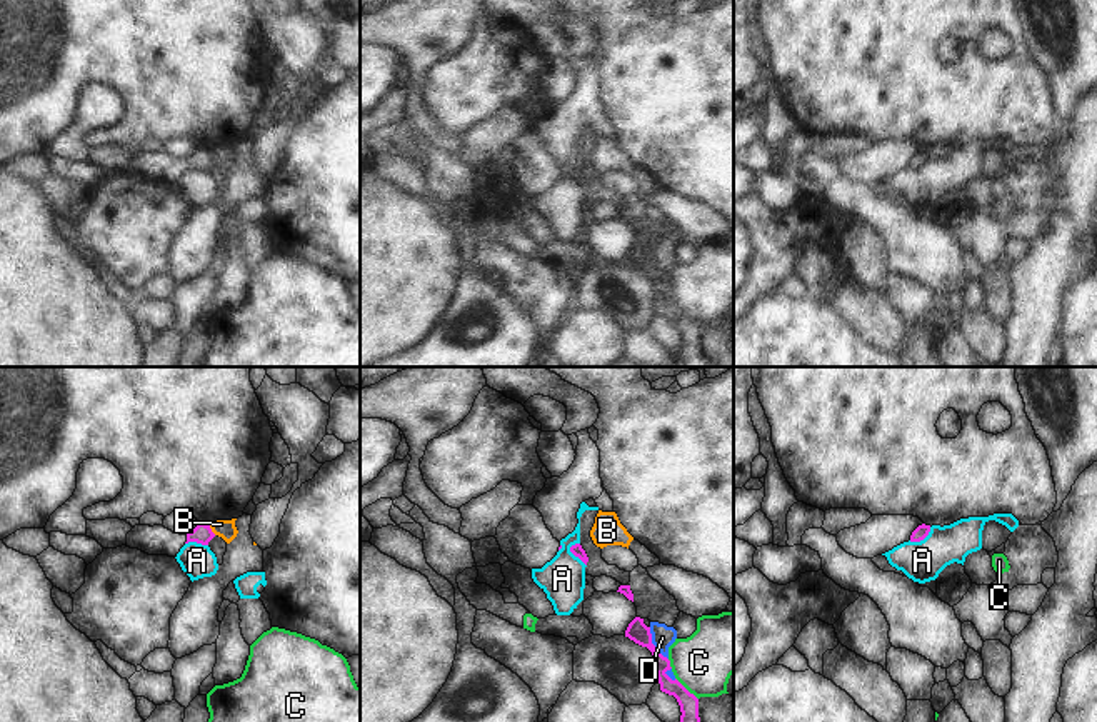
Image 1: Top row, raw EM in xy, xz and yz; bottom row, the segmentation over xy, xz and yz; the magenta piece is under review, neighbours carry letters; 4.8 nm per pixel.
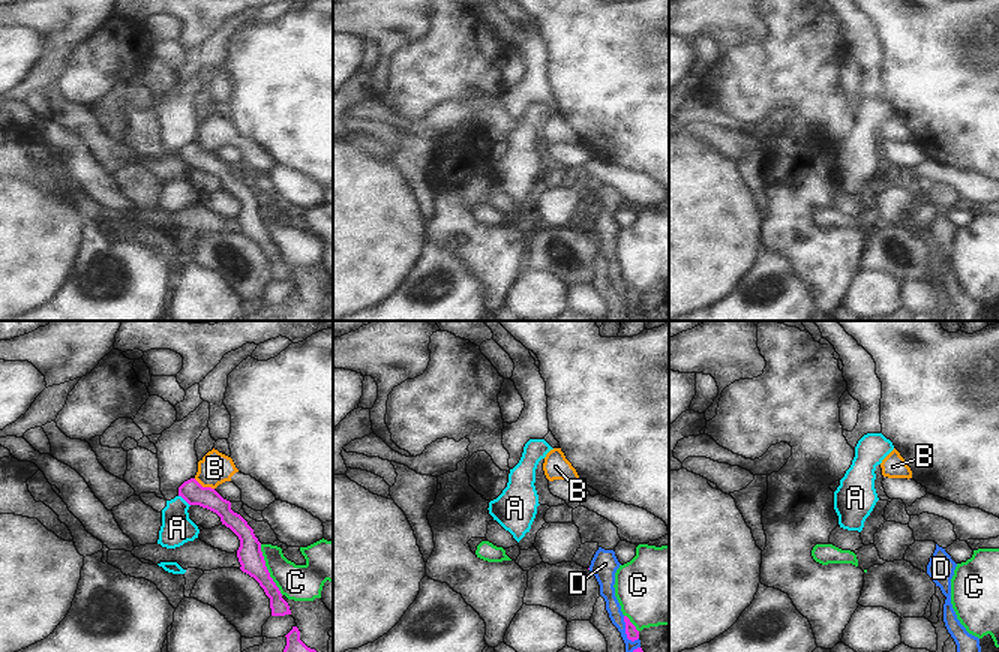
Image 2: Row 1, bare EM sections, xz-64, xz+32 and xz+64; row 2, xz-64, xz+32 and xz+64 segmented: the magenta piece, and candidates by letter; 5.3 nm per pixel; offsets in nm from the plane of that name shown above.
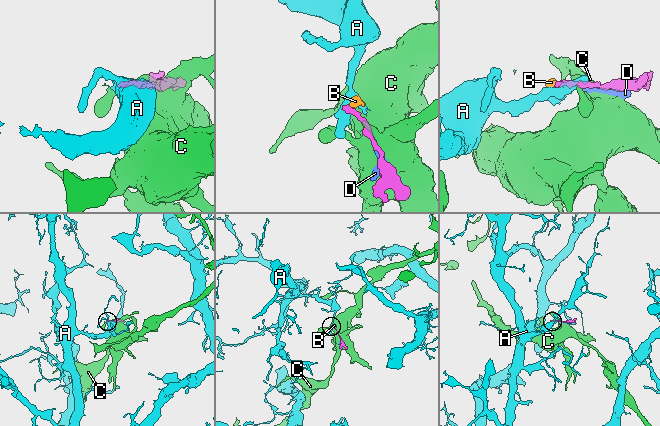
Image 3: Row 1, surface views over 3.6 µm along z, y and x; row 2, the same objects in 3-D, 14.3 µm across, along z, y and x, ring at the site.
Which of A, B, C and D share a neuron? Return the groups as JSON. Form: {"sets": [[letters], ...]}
{"sets": [["A", "D"], ["B"], ["C"]]}

